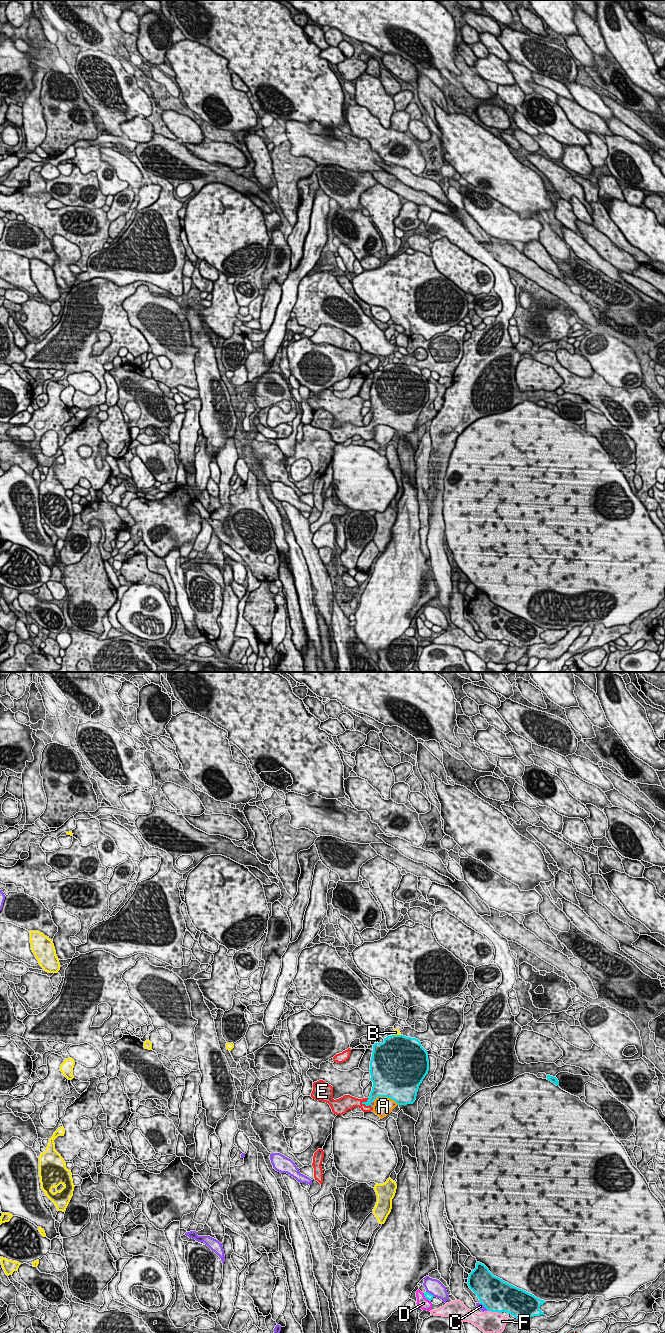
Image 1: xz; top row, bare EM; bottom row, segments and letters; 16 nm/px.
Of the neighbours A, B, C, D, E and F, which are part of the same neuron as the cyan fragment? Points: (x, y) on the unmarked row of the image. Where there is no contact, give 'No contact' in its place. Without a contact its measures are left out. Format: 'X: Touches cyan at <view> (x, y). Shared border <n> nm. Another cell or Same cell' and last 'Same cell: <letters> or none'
A: Touches cyan at xz (386, 424). Shared border 420 nm. Another cell
B: Touches cyan at xz (397, 363). Shared border 130 nm. Another cell
C: Touches cyan at xz (483, 633). Shared border 190 nm. Another cell
D: Touches cyan at xz (426, 626). Shared border 190 nm. Another cell
E: Touches cyan at xz (367, 433). Shared border 220 nm. Same cell
F: Touches cyan at xz (494, 639). Shared border 220 nm. Another cell
Same cell: E

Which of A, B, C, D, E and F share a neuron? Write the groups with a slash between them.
A / B / C / D / E / F

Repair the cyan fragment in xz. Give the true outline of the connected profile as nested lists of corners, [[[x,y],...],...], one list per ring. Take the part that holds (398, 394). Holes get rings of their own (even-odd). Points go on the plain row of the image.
[[[391,363],[383,371],[373,373],[369,399],[373,415],[368,426],[344,423],[334,428],[333,415],[323,408],[313,411],[311,425],[328,431],[336,443],[343,443],[354,435],[371,440],[377,425],[390,426],[398,433],[413,432],[428,399],[428,381],[418,367]]]

